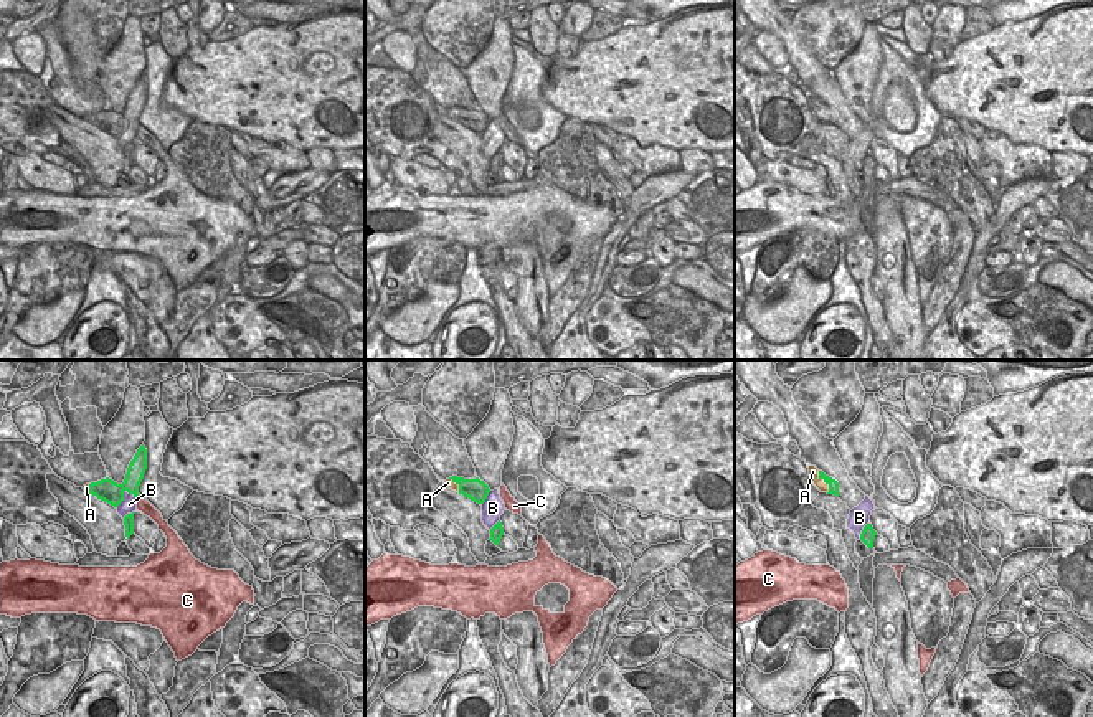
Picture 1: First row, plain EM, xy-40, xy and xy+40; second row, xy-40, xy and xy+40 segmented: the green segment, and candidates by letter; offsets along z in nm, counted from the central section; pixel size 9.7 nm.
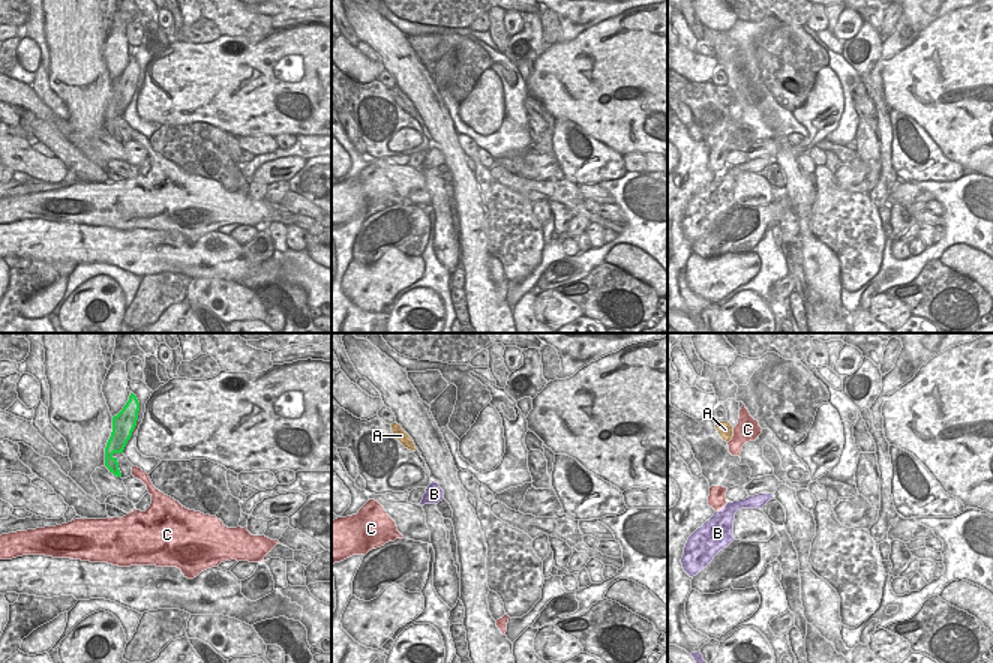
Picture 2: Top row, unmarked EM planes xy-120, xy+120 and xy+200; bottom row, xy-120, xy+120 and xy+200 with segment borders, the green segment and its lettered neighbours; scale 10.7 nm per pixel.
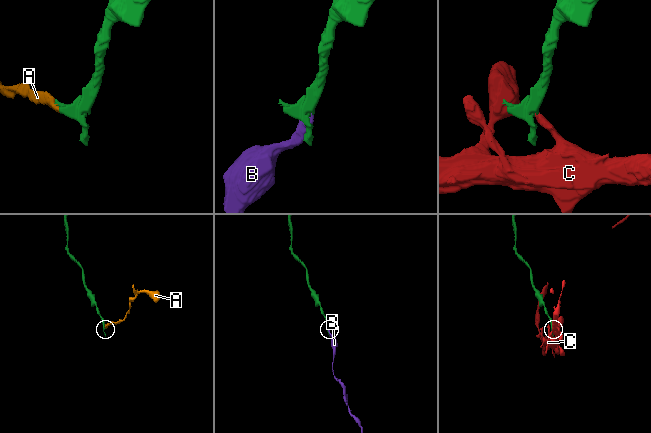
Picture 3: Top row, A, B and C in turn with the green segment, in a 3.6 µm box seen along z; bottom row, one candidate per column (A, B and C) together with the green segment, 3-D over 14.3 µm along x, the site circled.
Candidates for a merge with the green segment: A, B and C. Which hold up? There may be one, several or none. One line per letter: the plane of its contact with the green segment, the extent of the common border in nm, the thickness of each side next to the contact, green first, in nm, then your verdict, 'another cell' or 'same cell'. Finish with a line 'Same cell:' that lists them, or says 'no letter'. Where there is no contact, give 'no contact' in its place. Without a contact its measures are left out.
A: meets green in xy+40; contact 240 nm long; 100 nm thick on the green side, 100 nm on the other; another cell
B: meets green in xy-40; contact 240 nm long; 220 nm thick on the green side, 160 nm on the other; same cell
C: no contact; another cell
Same cell: B

